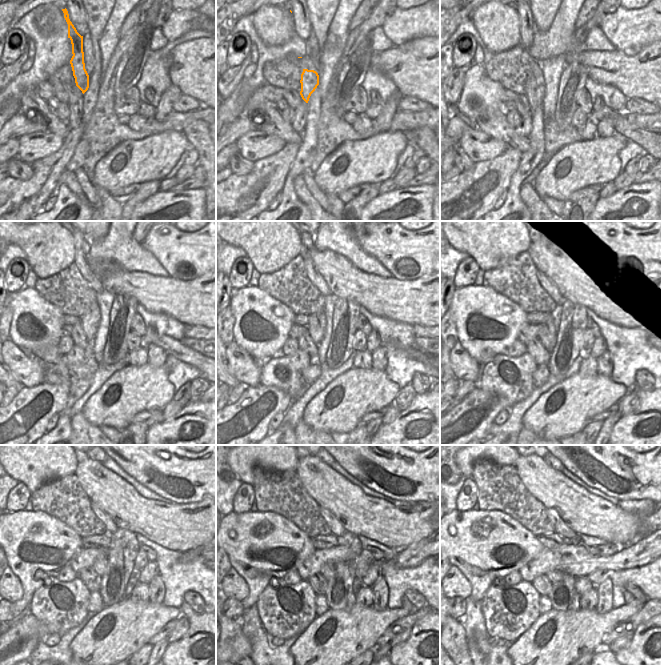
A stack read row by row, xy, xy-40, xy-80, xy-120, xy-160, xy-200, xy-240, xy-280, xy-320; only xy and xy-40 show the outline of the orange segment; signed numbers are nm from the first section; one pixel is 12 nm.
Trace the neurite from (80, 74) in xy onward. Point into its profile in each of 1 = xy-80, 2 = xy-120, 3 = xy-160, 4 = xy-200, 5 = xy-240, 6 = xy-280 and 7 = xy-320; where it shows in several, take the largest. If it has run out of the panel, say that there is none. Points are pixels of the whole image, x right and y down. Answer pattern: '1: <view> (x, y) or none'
1: xy-80 (535, 94)
2: xy-120 (89, 321)
3: xy-160 (316, 323)
4: xy-200 (547, 334)
5: xy-240 (100, 564)
6: xy-280 (327, 569)
7: xy-320 (554, 576)

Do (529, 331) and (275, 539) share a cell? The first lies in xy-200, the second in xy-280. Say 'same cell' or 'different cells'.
different cells

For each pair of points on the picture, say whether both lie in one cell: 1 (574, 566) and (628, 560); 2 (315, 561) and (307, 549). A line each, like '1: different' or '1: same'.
1: same
2: different

